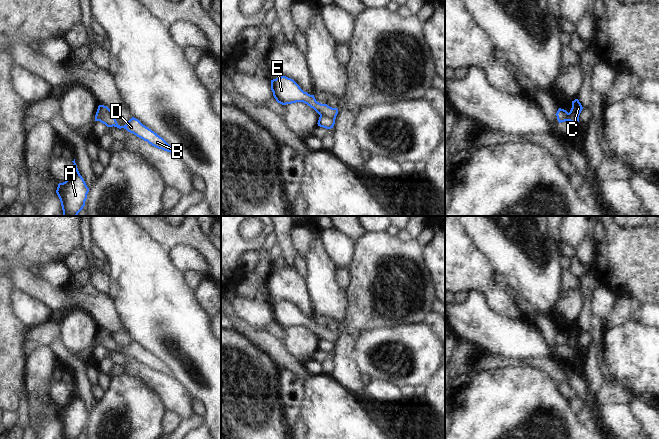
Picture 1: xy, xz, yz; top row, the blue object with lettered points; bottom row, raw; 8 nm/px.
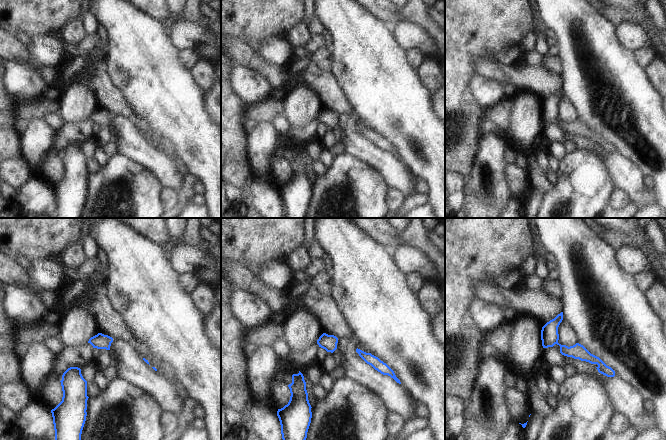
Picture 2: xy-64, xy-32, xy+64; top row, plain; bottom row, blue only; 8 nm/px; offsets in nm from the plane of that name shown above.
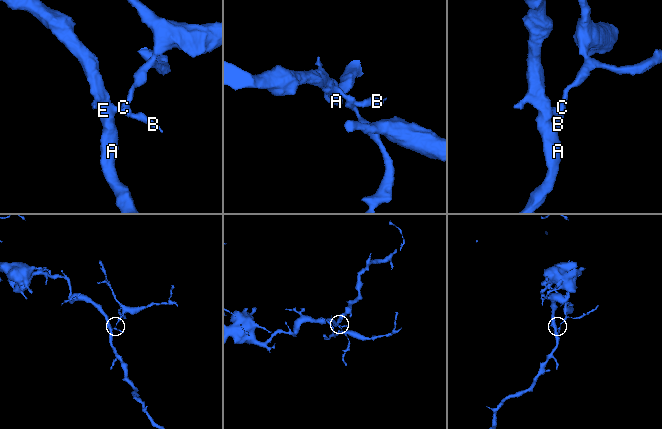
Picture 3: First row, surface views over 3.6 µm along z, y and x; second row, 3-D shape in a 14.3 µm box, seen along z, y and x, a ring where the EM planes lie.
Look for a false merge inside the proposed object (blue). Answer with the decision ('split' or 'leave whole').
split

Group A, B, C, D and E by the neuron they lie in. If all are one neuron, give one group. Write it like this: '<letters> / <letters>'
A B D E / C

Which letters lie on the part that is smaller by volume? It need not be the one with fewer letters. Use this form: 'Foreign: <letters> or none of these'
Foreign: C

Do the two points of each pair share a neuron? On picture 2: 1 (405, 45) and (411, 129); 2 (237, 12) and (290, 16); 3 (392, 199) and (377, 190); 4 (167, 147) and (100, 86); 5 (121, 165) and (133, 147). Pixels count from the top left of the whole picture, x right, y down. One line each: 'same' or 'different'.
1: different
2: same
3: different
4: same
5: different

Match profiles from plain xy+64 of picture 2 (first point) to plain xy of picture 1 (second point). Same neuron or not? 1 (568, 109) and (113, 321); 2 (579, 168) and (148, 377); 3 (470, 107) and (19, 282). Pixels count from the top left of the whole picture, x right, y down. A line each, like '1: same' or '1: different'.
1: different
2: different
3: different

